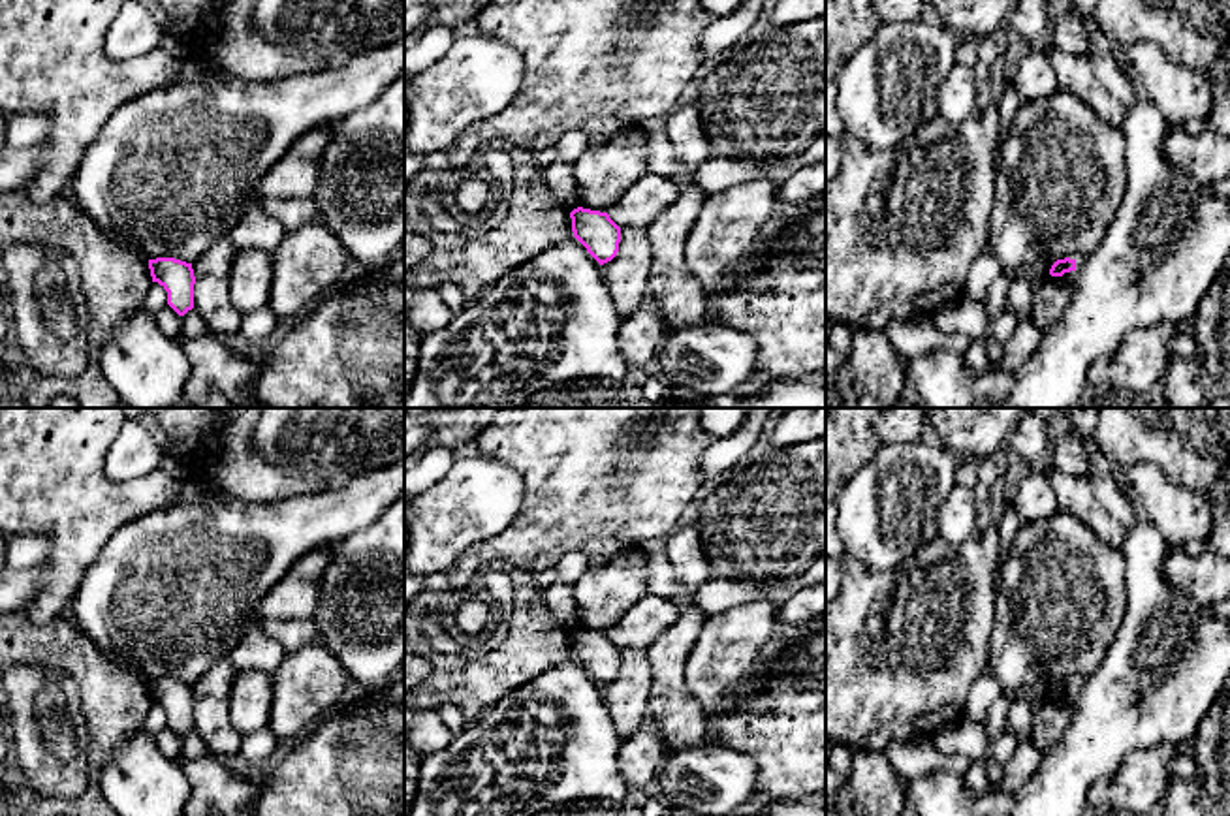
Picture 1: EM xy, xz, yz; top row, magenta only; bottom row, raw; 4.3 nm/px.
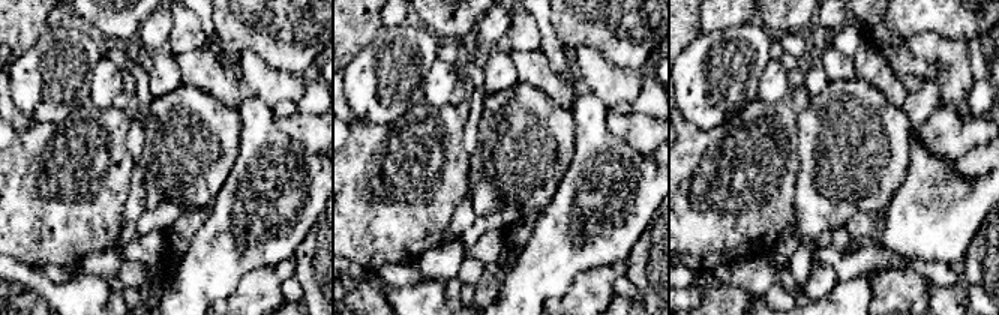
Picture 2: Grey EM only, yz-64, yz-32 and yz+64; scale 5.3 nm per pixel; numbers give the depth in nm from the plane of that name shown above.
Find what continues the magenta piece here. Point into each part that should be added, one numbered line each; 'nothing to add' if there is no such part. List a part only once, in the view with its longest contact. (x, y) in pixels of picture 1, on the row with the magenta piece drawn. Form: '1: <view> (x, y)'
nothing to add

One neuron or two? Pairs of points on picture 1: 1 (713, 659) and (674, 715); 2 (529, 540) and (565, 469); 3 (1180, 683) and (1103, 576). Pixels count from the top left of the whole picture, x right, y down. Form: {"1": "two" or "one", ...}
{"1": "two", "2": "one", "3": "two"}

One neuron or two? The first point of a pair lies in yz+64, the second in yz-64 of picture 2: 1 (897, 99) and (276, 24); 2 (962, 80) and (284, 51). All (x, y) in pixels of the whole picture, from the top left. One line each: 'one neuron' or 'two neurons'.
1: one neuron
2: two neurons

